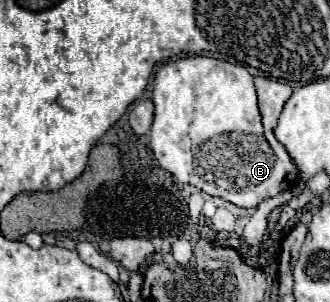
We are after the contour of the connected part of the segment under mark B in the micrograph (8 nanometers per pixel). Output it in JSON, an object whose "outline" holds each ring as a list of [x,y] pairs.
{"outline":[[[202,55],[182,57],[164,63],[156,71],[152,85],[154,127],[150,129],[150,149],[160,167],[170,171],[180,183],[194,185],[200,191],[222,197],[238,207],[256,207],[260,201],[296,185],[296,165],[288,159],[288,155],[276,155],[274,149],[268,145],[266,137],[262,135],[254,79],[242,64]]]}

